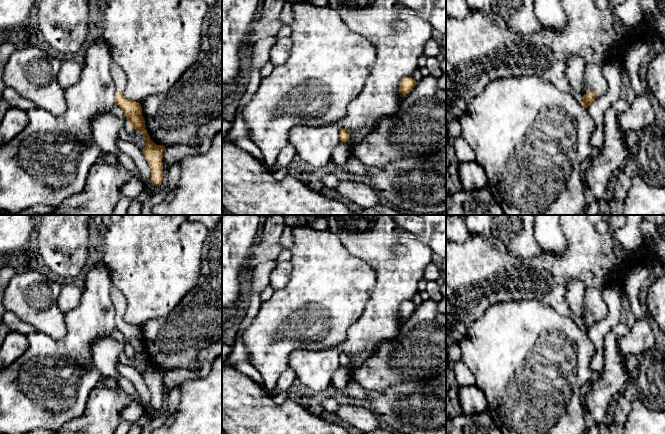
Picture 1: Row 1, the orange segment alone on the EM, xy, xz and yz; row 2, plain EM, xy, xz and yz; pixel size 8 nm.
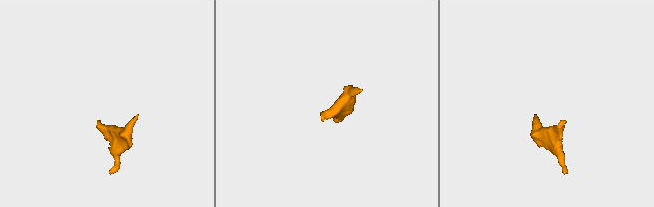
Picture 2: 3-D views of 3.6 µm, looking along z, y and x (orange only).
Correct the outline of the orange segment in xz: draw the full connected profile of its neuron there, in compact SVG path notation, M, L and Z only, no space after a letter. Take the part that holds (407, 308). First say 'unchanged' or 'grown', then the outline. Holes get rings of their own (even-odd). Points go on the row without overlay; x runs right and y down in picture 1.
unchanged; M411 300L405 301L399 307L399 316L402 319L406 319L413 314L413 312L416 310L416 308L417 308L417 306Z

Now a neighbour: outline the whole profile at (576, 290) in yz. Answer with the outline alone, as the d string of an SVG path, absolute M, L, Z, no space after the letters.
M572 279L567 283L566 302L569 308L576 314L586 319L587 309L584 304L584 297L587 288L585 284L577 279Z

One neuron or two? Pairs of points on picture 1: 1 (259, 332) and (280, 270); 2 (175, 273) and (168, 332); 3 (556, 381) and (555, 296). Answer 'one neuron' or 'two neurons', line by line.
1: two neurons
2: two neurons
3: two neurons

